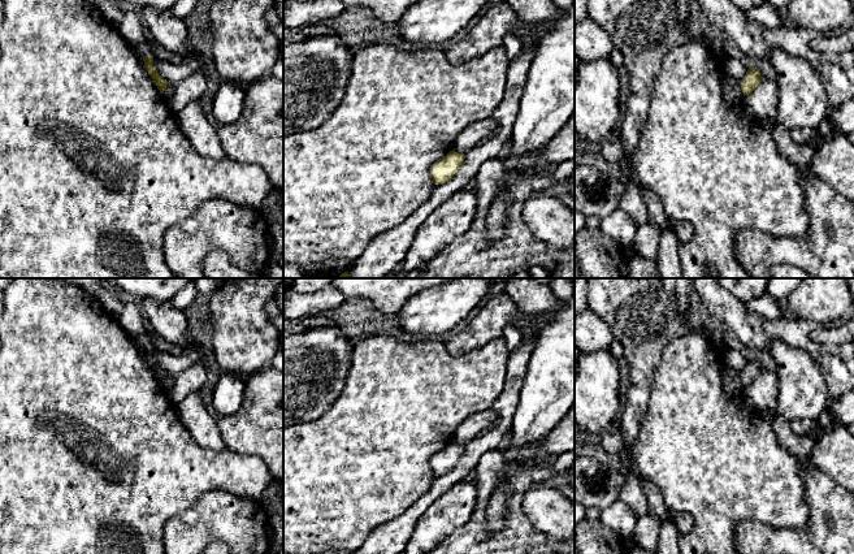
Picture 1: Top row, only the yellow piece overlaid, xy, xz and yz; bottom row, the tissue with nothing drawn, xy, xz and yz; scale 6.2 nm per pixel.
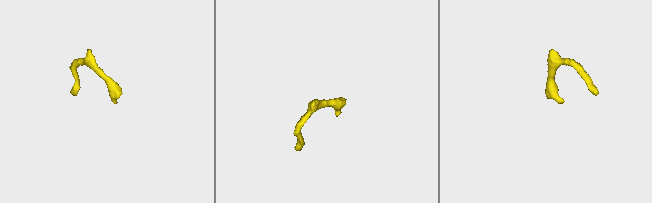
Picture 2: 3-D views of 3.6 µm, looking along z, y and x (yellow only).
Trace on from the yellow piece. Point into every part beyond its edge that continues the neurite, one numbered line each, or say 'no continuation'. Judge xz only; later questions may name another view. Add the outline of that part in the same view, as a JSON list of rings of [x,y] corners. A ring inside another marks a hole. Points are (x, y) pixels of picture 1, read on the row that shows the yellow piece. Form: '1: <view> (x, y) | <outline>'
1: xz (476, 133) | [[[484,118],[471,124],[454,142],[452,151],[465,155],[484,140],[493,137],[499,130],[498,122]]]

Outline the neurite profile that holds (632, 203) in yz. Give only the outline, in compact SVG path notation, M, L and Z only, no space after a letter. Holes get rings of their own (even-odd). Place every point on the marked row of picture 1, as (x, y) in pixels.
M624 178L623 182L625 185L625 194L621 198L619 209L629 215L638 226L647 224L649 212L637 185Z

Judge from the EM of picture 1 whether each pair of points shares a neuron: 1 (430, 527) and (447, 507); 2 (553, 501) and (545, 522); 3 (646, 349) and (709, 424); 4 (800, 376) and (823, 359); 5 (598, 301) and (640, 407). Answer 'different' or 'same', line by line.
1: same
2: same
3: different
4: different
5: same

